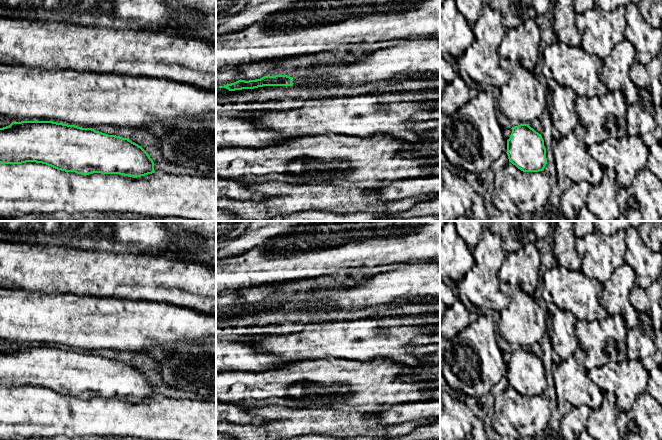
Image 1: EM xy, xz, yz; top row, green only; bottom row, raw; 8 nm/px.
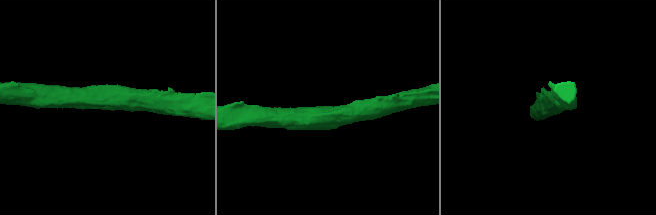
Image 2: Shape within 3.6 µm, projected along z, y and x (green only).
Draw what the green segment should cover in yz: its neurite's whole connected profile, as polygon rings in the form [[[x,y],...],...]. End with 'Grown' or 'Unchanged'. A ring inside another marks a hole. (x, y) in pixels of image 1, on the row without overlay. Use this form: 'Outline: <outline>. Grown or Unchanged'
Outline: [[[529,348],[512,351],[507,364],[509,386],[523,396],[543,395],[546,388],[546,372],[544,364]]]. Unchanged

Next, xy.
Outline: [[[53,345],[12,346],[0,352],[0,387],[26,386],[42,387],[57,394],[82,399],[120,398],[137,402],[155,397],[154,386],[148,377],[128,362]]]. Unchanged

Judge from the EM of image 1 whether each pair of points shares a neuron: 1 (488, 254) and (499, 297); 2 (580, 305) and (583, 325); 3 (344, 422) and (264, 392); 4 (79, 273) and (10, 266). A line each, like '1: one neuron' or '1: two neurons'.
1: one neuron
2: two neurons
3: two neurons
4: one neuron

